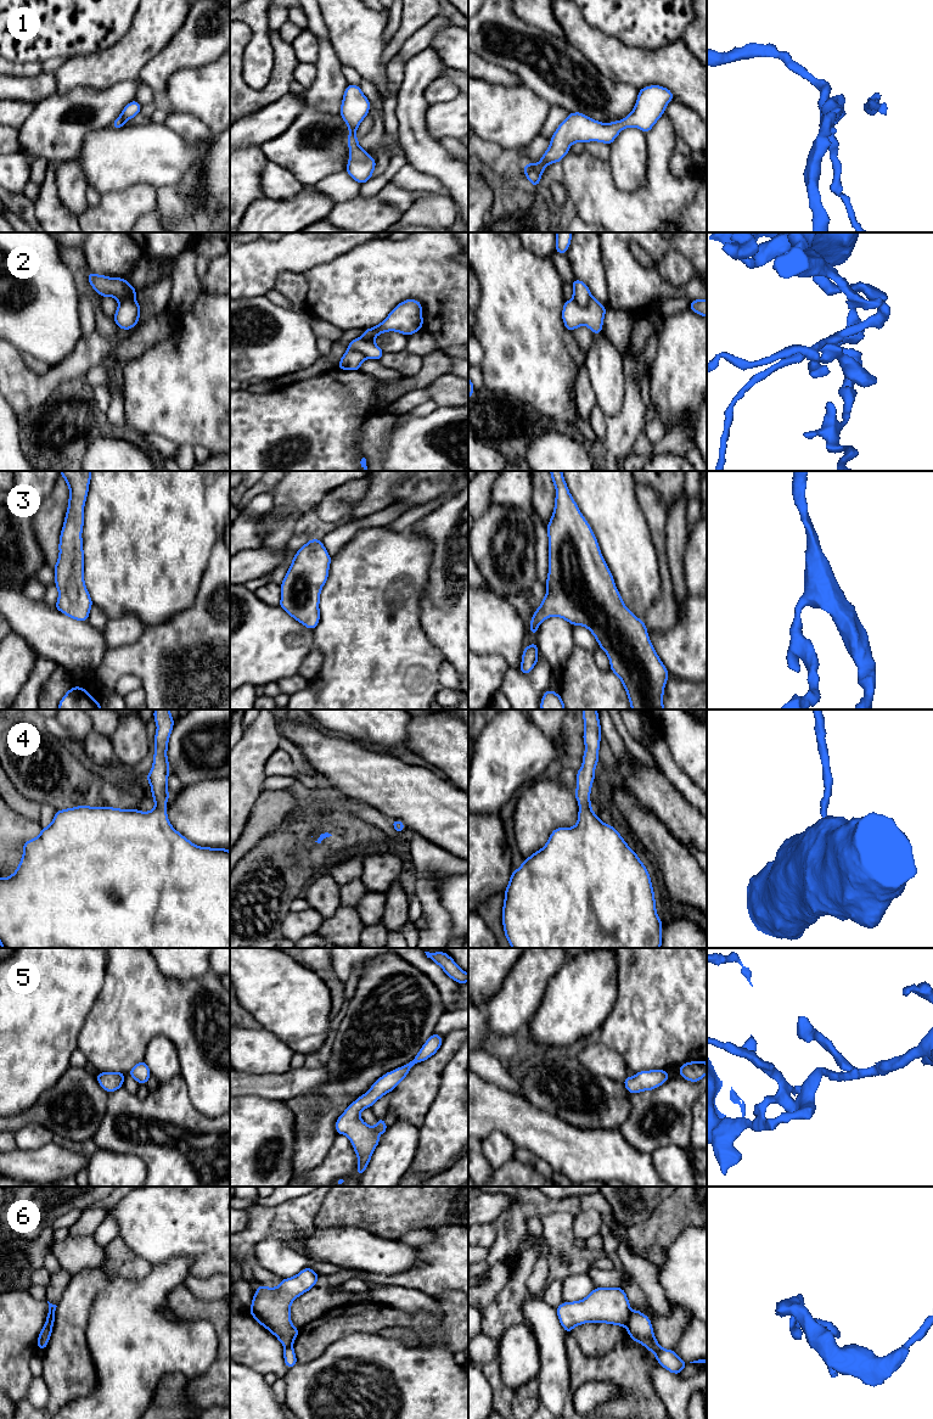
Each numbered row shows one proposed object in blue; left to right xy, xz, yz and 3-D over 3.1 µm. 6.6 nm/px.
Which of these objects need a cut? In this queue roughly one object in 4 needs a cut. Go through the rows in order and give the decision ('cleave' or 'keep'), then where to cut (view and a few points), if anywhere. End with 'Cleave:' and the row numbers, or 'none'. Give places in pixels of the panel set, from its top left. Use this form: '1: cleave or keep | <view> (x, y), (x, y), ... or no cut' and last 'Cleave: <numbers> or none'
1: keep | no cut
2: cleave | yz (591, 296), (590, 301), (584, 306), (580, 306), (573, 297)
3: keep | no cut
4: keep | no cut
5: keep | no cut
6: cleave | yz (630, 1312), (625, 1327)
Cleave: 2, 6

